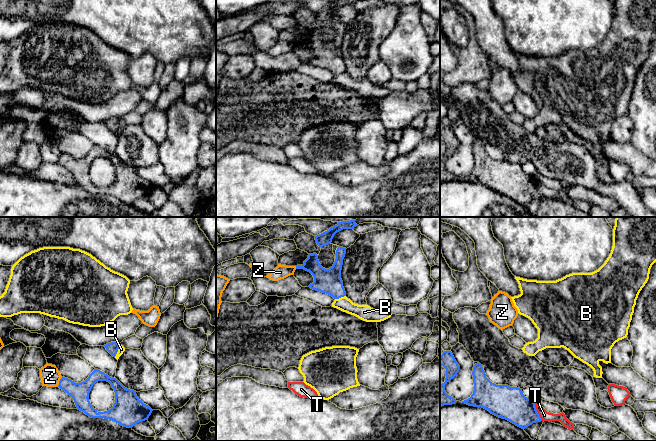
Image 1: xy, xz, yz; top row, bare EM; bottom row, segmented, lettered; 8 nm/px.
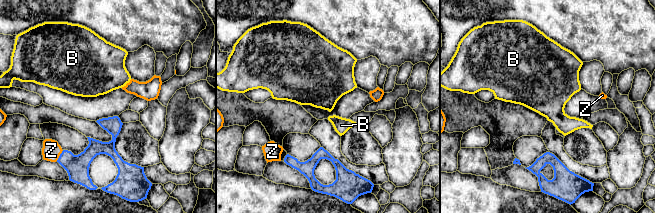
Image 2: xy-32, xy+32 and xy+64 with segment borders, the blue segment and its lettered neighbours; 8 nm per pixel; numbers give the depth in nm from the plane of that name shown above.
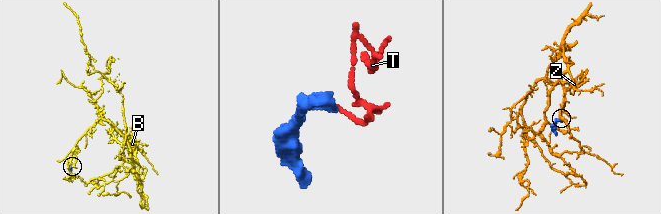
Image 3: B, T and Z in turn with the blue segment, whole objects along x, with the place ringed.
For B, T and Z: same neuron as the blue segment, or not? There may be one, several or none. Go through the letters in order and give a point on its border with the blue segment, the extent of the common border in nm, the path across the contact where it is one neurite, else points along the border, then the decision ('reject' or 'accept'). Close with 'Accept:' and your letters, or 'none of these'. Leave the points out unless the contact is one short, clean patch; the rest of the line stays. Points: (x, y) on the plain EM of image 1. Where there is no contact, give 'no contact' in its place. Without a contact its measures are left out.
B: contact xy (117, 127); length 110 nm; border xy (120, 121), (114, 132); reject
T: contact yz (537, 188); length 160 nm; border yz (534, 179), (535, 185), (542, 196); reject
Z: contact xy (59, 158); length 90 nm; border xy (62, 153), (57, 162); reject
Accept: none of these

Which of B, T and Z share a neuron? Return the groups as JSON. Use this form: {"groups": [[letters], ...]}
{"groups": [["B"], ["T"], ["Z"]]}

